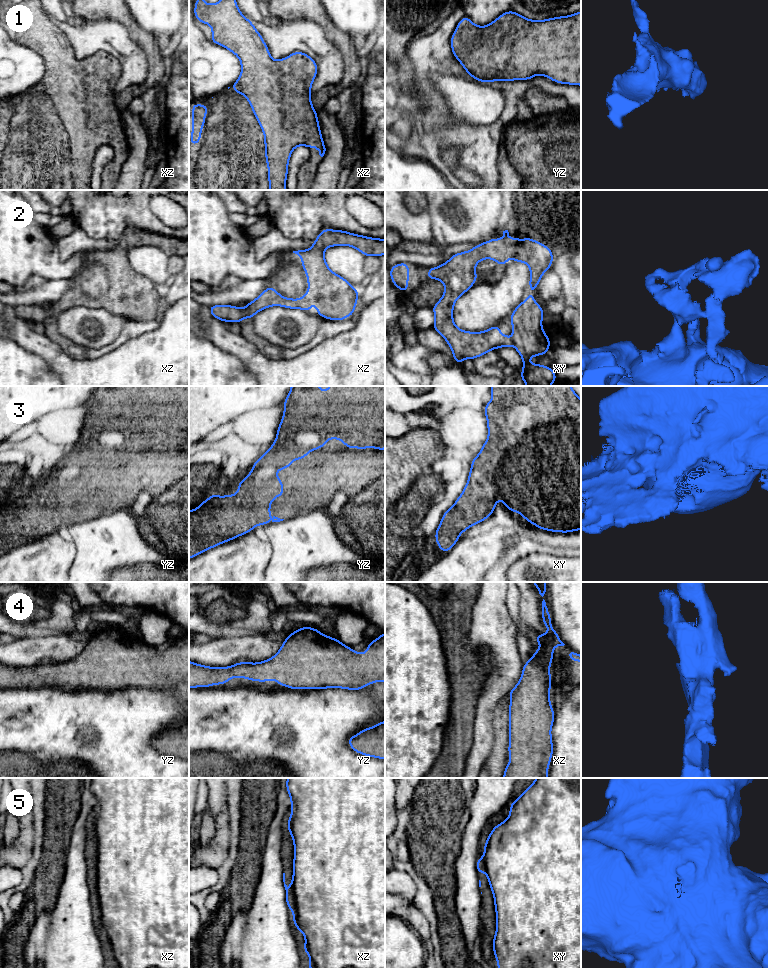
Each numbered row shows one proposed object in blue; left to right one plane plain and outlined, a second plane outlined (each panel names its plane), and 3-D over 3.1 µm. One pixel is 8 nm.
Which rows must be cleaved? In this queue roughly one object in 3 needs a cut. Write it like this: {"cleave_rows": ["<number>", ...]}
{"cleave_rows": ["5"]}

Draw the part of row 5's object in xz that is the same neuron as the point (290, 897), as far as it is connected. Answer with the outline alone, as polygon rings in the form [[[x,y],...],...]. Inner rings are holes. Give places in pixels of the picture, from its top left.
[[[283,873],[283,882],[284,882],[285,890],[286,890],[286,903],[288,908],[293,912],[296,906],[295,895],[293,891],[293,878],[292,878],[290,889],[285,884],[285,873]]]

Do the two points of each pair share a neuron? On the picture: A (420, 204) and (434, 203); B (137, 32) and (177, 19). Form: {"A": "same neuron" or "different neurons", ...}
{"A": "different neurons", "B": "different neurons"}

